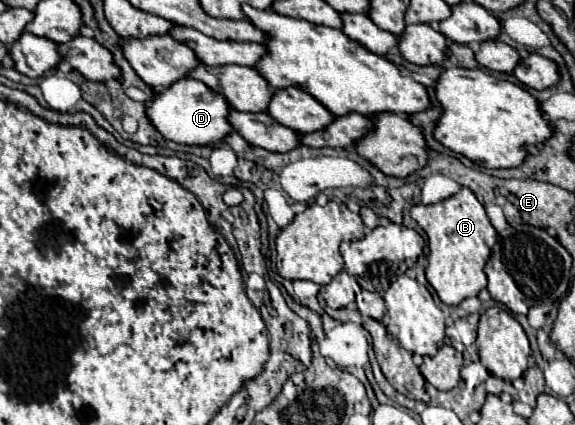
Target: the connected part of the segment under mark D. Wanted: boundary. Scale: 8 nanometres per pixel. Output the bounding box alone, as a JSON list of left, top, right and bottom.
[148,77,232,145]

